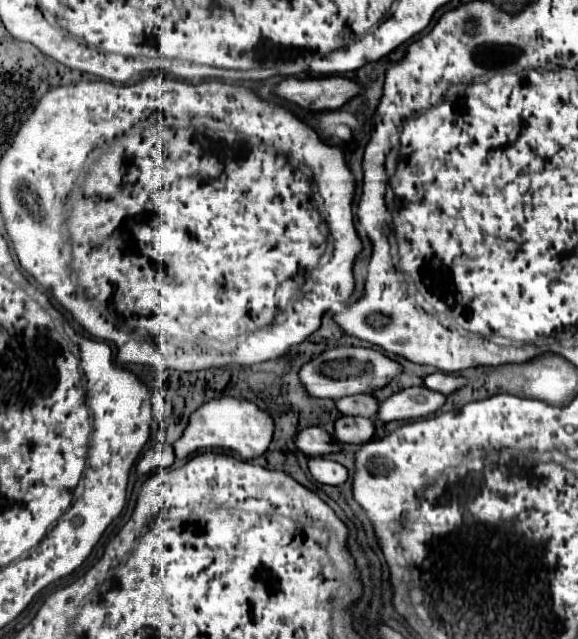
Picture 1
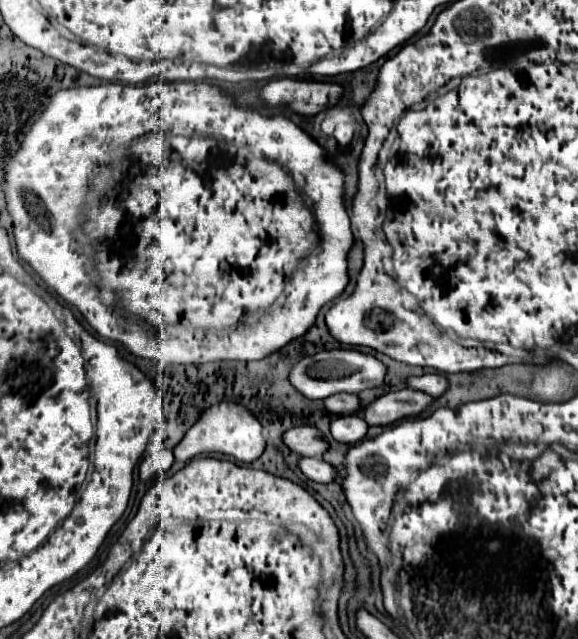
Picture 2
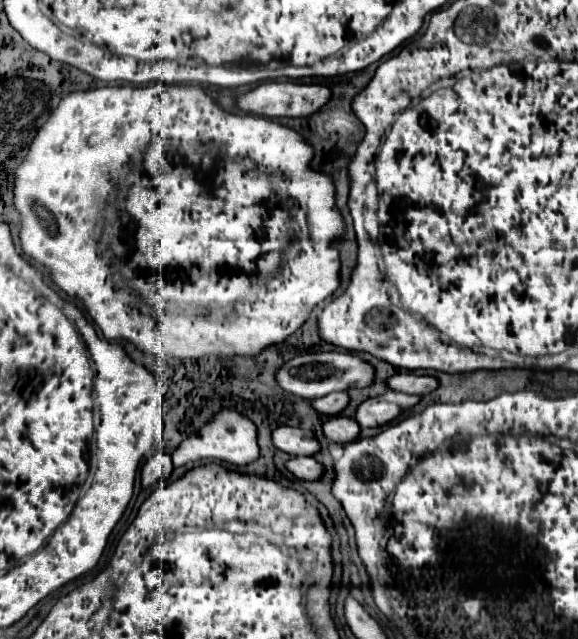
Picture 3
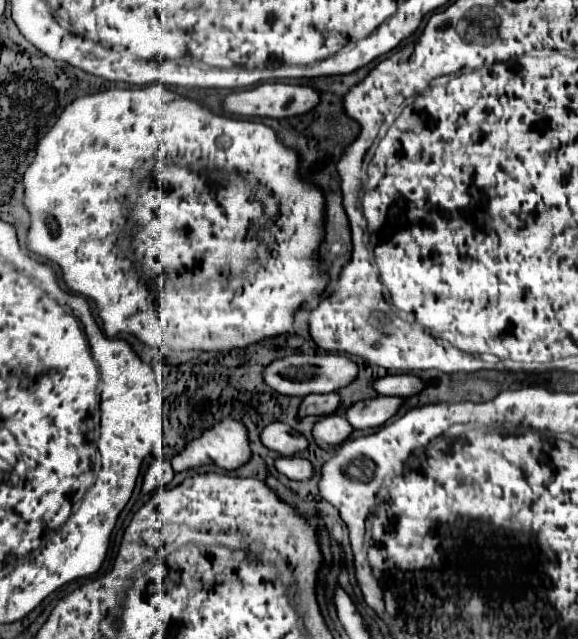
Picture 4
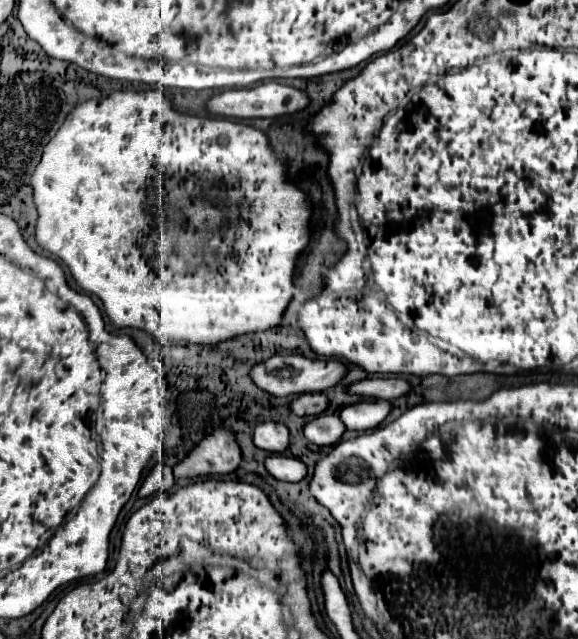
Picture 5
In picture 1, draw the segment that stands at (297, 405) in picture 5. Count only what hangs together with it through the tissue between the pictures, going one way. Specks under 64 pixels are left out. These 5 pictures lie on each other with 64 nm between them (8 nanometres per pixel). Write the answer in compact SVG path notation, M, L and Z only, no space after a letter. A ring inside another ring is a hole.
M356 394L356 396L344 396L334 400L336 410L348 416L366 416L372 418L374 410L378 408L378 400L374 400L370 394Z

